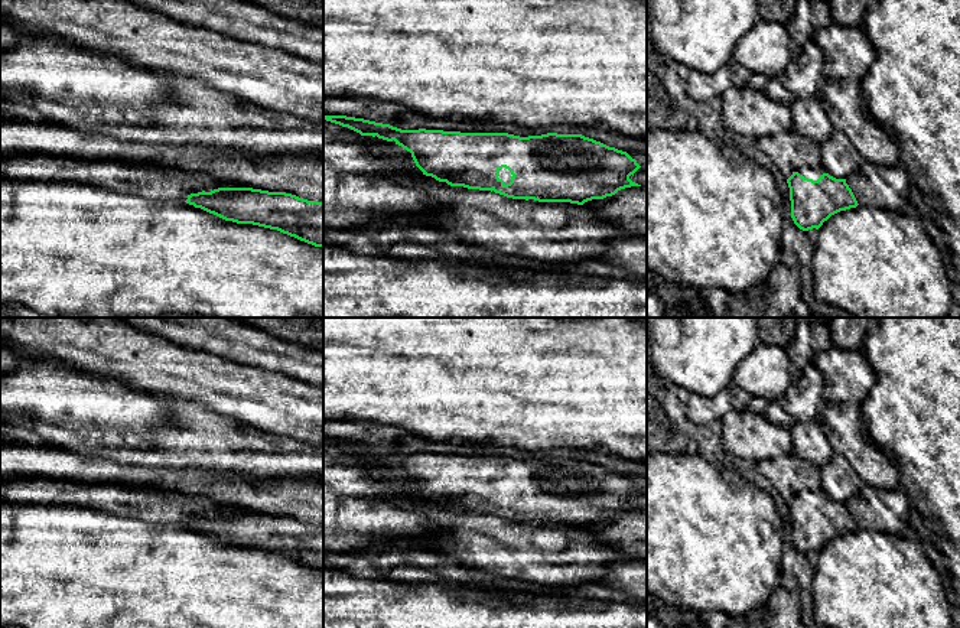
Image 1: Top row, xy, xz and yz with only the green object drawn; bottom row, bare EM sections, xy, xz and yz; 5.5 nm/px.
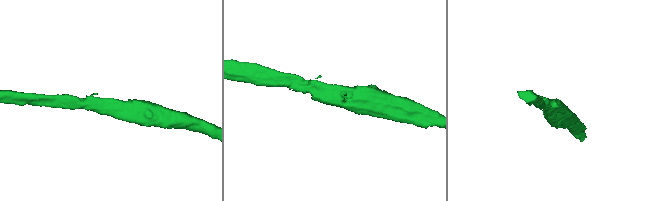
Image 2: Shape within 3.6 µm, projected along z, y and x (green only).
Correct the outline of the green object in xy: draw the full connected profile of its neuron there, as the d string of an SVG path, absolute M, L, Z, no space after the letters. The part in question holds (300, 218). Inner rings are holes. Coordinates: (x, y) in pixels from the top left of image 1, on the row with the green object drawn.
M218 188L188 195L185 201L225 221L253 224L323 247L323 202L286 192Z

